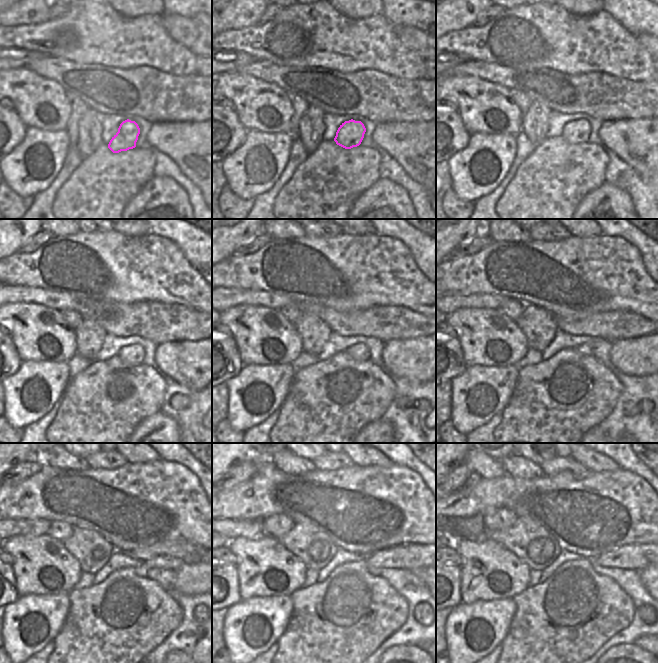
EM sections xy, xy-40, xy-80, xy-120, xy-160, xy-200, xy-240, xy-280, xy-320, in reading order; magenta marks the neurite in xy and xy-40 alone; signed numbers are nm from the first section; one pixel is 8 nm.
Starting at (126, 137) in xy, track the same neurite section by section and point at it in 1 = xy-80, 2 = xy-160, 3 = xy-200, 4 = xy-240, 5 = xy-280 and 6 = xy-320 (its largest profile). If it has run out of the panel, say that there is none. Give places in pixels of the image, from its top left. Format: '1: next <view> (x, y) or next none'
1: next xy-80 (578, 131)
2: next xy-160 (359, 352)
3: next xy-200 (587, 348)
4: next xy-240 (162, 562)
5: next xy-280 (410, 557)
6: next xy-320 (636, 557)

